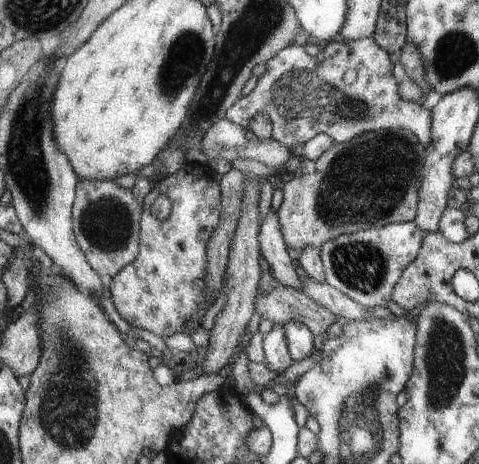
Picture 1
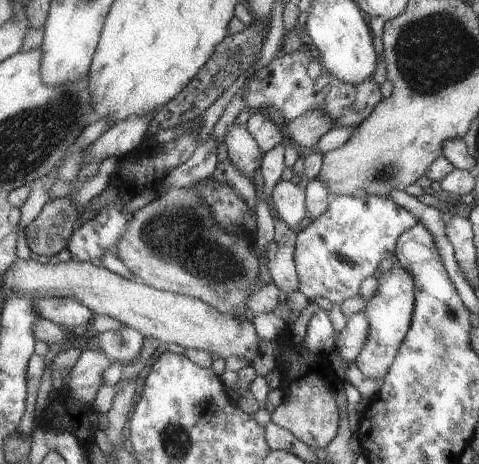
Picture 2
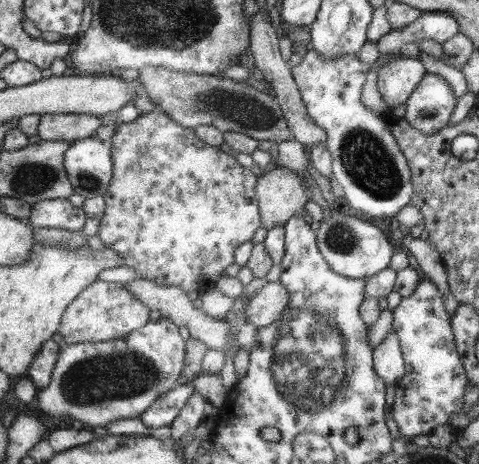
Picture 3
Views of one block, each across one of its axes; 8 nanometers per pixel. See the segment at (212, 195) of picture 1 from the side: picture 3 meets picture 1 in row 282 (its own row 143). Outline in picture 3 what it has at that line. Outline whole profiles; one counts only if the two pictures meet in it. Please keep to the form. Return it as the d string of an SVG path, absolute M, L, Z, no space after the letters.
M157 108L155 112L151 112L147 116L139 114L139 118L131 124L121 122L121 126L117 128L117 134L111 138L109 144L111 144L113 158L115 158L115 180L113 180L113 184L111 184L107 196L105 196L107 212L105 212L105 216L99 224L101 228L99 228L99 234L97 234L101 238L101 242L109 250L115 250L117 254L121 254L125 258L125 266L143 274L145 280L155 280L157 284L163 284L163 286L181 286L185 292L197 290L199 294L205 294L209 290L215 290L219 286L217 282L221 282L221 278L227 274L225 270L229 270L229 266L235 264L235 250L241 244L251 242L253 236L257 234L259 216L261 216L261 214L257 214L257 204L259 204L257 202L257 180L259 178L249 168L237 164L235 154L223 152L219 146L209 146L207 142L203 142L197 136L197 130L183 128L181 124L173 122L173 118L169 118L165 114L165 110L161 110L161 108Z

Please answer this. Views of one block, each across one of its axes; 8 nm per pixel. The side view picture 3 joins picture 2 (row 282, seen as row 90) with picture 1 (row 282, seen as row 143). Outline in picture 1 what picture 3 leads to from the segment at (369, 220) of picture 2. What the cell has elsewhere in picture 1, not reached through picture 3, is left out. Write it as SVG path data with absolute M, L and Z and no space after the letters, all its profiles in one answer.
M415 222L385 224L383 228L359 230L353 234L341 234L321 246L321 262L325 270L325 284L337 288L357 304L383 306L391 300L393 288L403 276L403 270L419 256L423 244L423 232Z

